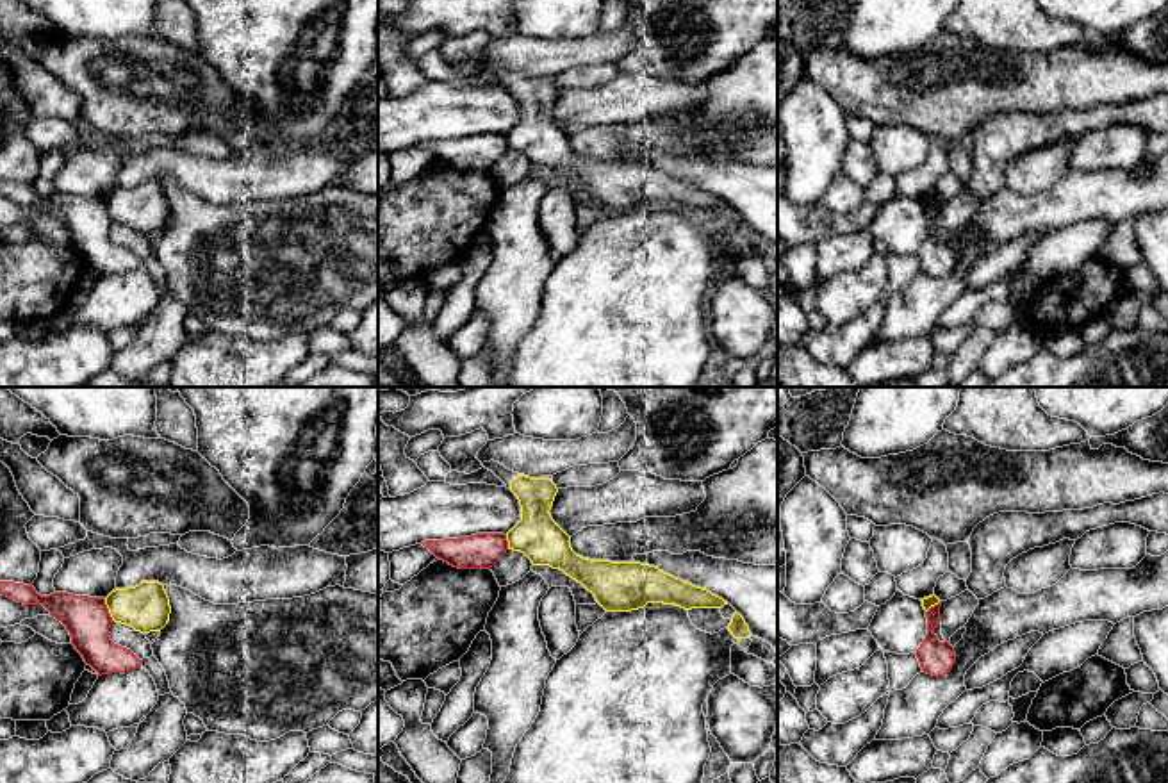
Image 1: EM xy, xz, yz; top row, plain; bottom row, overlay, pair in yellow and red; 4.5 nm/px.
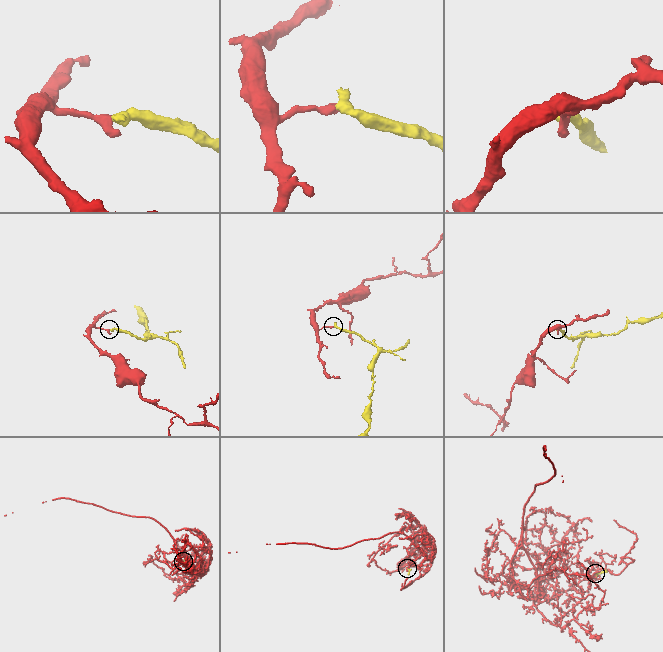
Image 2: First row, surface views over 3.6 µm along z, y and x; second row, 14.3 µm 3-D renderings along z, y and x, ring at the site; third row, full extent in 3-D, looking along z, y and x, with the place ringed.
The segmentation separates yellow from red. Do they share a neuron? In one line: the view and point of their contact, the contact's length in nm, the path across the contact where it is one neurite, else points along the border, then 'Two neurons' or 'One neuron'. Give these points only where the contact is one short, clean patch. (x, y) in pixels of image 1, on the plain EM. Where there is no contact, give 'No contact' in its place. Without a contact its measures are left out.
Touches yellow at xy (109, 211). Shared border 100 nm. Boundary: xy (104, 200), (113, 220). Two neurons

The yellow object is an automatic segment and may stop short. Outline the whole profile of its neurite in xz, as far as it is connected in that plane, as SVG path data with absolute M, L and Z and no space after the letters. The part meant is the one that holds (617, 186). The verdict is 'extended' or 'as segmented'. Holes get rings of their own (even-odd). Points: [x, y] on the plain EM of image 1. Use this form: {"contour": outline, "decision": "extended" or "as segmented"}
{"contour": "M483 62L521 105L521 121L506 134L508 150L524 153L533 166L563 171L594 194L606 212L631 212L647 203L692 209L722 209L722 198L640 162L590 161L576 155L571 137L549 111L558 93L553 77L530 78L499 62Z", "decision": "extended"}

